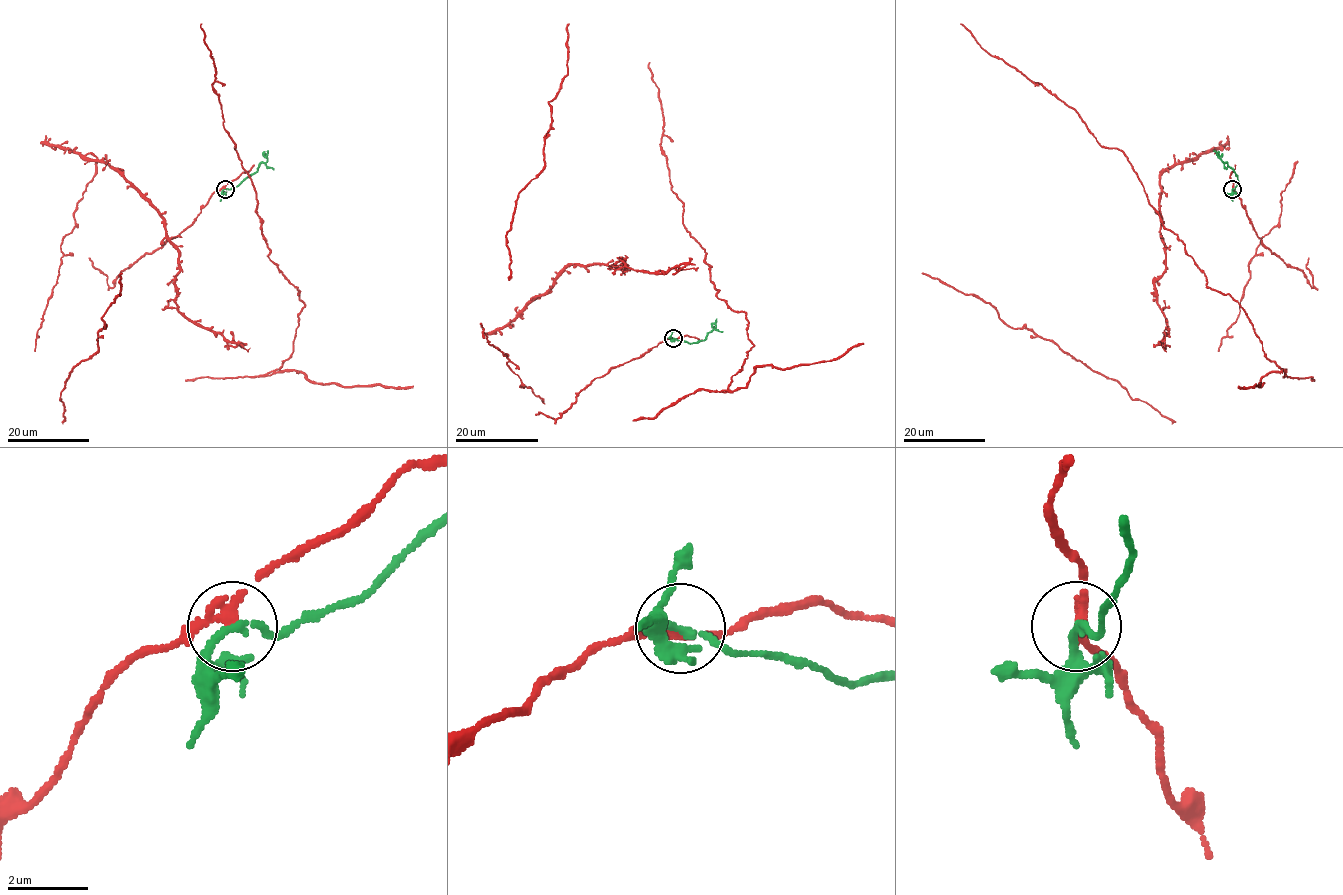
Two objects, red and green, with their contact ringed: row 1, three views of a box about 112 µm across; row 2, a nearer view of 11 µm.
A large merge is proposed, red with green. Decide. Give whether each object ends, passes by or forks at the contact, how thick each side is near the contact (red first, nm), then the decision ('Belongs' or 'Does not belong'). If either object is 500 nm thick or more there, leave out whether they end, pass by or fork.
At the ring red passes by. At the ring green passes by. Thickness 220 nm (red) against 160 nm. Does not belong

